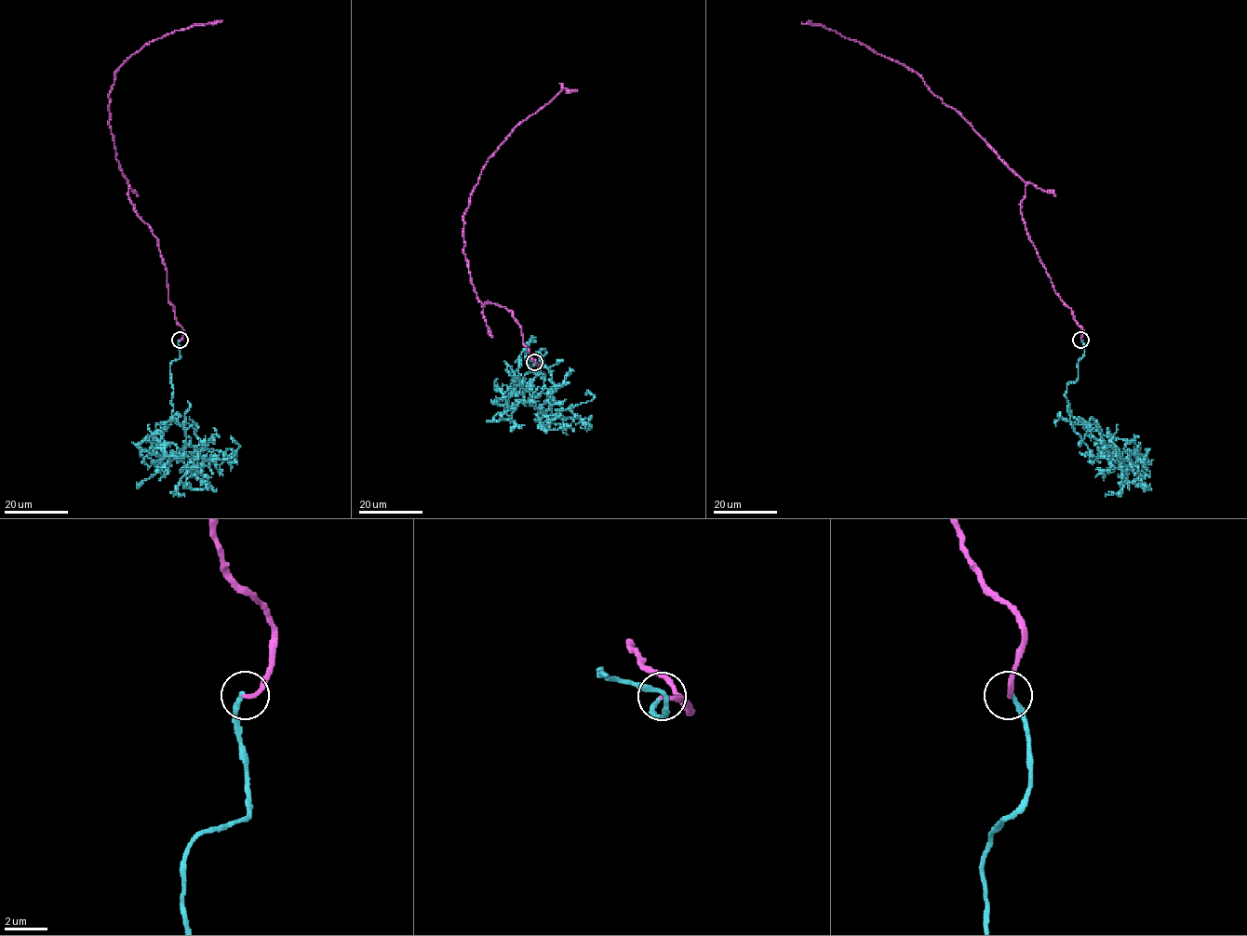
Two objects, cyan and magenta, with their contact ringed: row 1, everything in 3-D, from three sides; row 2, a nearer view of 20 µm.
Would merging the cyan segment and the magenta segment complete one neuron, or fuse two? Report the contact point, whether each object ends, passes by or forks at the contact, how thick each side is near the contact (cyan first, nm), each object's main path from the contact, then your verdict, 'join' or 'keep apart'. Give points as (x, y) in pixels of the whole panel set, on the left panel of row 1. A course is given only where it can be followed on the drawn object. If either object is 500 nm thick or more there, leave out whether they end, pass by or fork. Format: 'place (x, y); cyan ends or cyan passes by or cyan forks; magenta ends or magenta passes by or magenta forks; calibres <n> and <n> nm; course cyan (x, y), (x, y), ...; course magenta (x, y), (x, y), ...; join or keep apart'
place (180, 340); cyan ends; magenta ends; calibres 200 and 200 nm; course cyan (179, 340), (180, 357), (170, 364), (171, 418), (196, 431), (190, 465), (232, 458), (240, 446), (230, 435); course magenta (179, 340), (158, 240), (134, 210), (116, 158), (109, 93), (117, 69), (150, 42), (223, 21); keep apart

